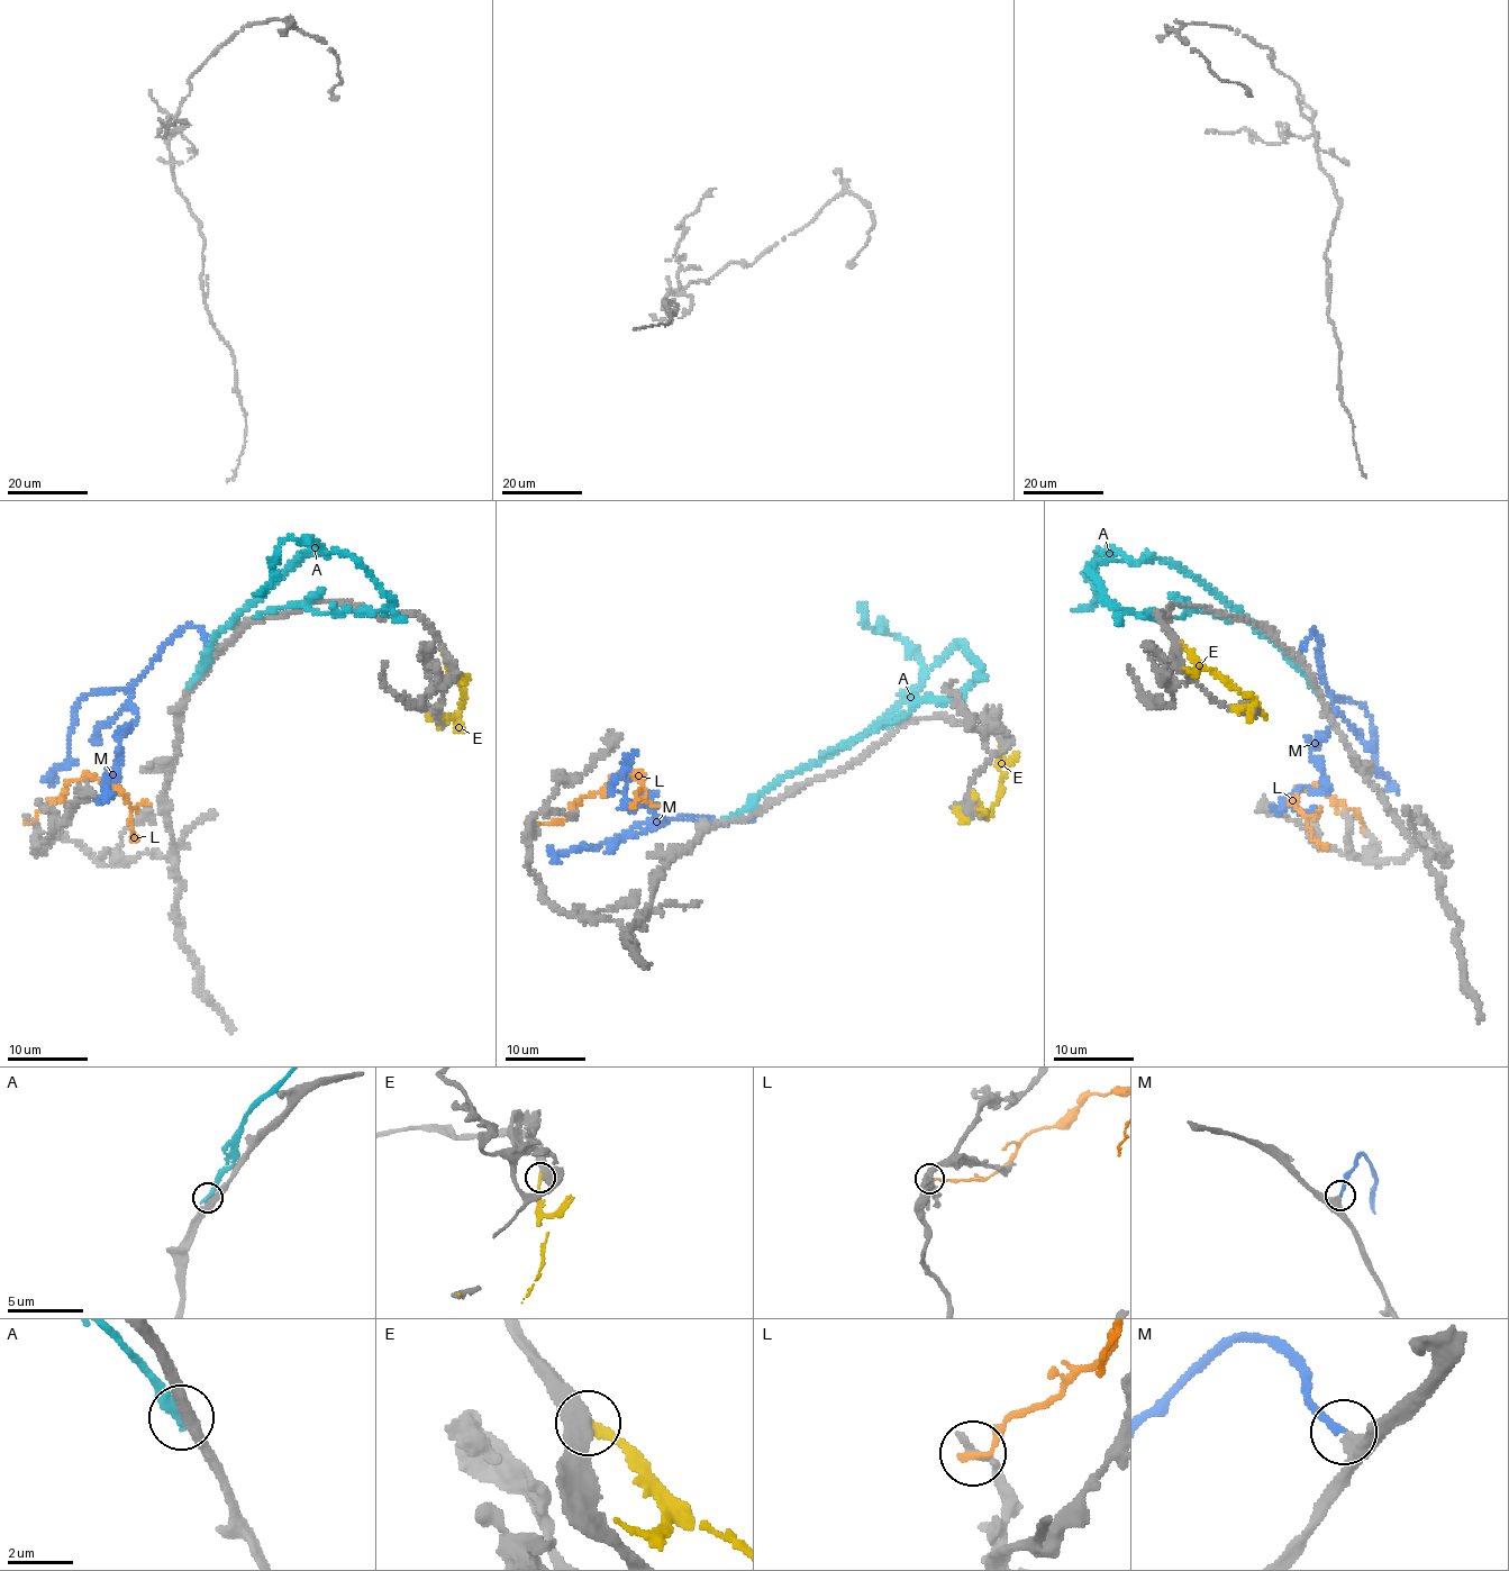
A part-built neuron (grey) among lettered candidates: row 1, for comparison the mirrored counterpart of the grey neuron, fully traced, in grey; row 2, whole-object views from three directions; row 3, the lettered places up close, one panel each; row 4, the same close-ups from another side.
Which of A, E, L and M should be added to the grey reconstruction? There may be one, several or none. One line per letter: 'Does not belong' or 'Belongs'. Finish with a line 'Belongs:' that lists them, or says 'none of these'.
A: Does not belong
E: Does not belong
L: Does not belong
M: Belongs
Belongs: M

